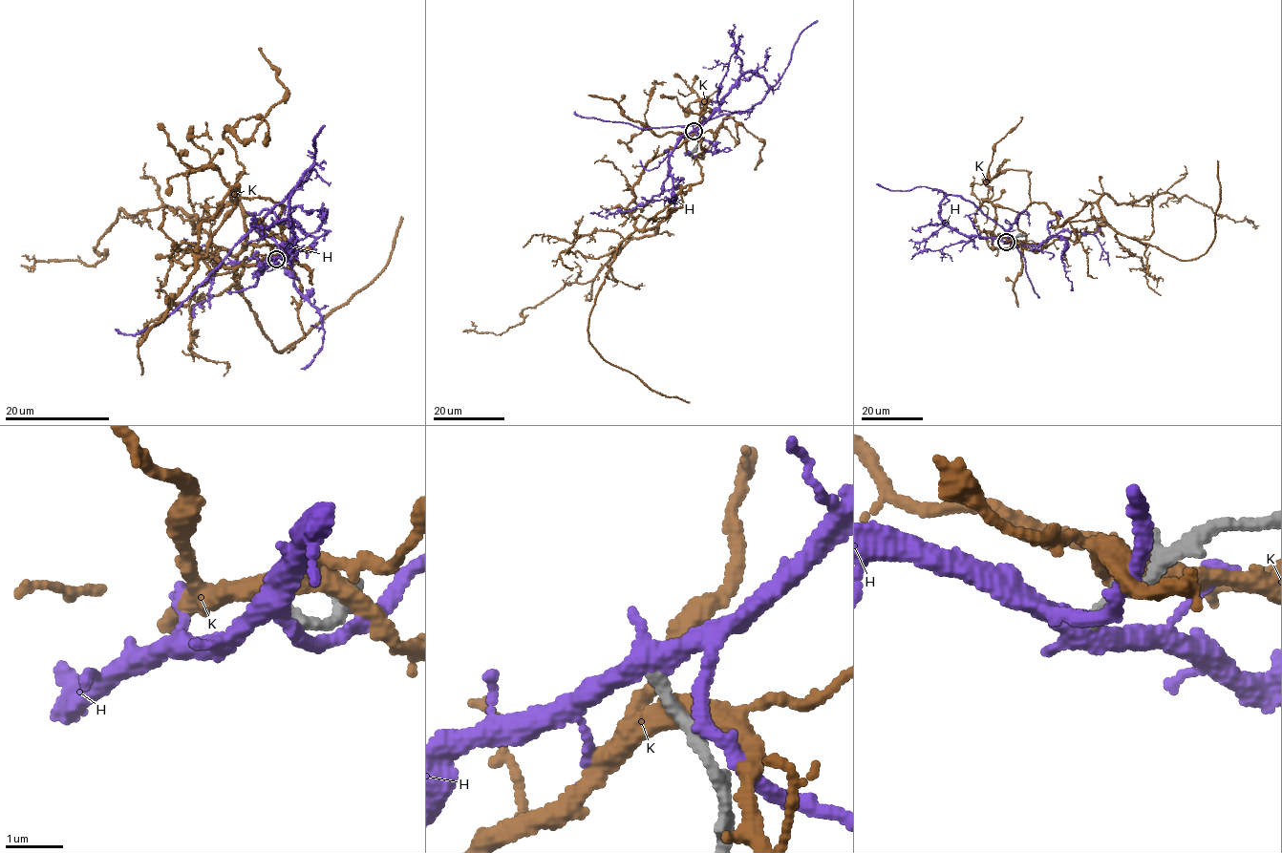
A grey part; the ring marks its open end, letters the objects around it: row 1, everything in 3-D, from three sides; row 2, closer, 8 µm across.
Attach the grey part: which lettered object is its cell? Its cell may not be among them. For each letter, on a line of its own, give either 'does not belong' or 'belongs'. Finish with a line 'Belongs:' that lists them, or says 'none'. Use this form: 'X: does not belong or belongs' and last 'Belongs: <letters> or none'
H: belongs
K: does not belong
Belongs: H

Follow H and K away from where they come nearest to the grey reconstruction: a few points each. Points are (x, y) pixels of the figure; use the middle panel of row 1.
H: (694, 131), (735, 82), (748, 72), (763, 78), (768, 92), (752, 108), (690, 125), (639, 129), (574, 111)
K: (696, 135), (646, 163), (634, 225), (701, 180), (687, 150), (703, 158), (725, 118), (763, 142), (755, 170)

